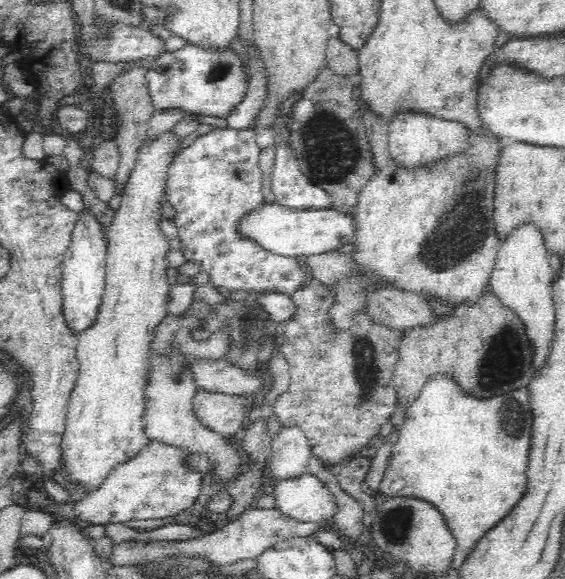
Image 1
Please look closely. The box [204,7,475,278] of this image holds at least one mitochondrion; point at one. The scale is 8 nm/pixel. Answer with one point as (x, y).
(332, 154)

